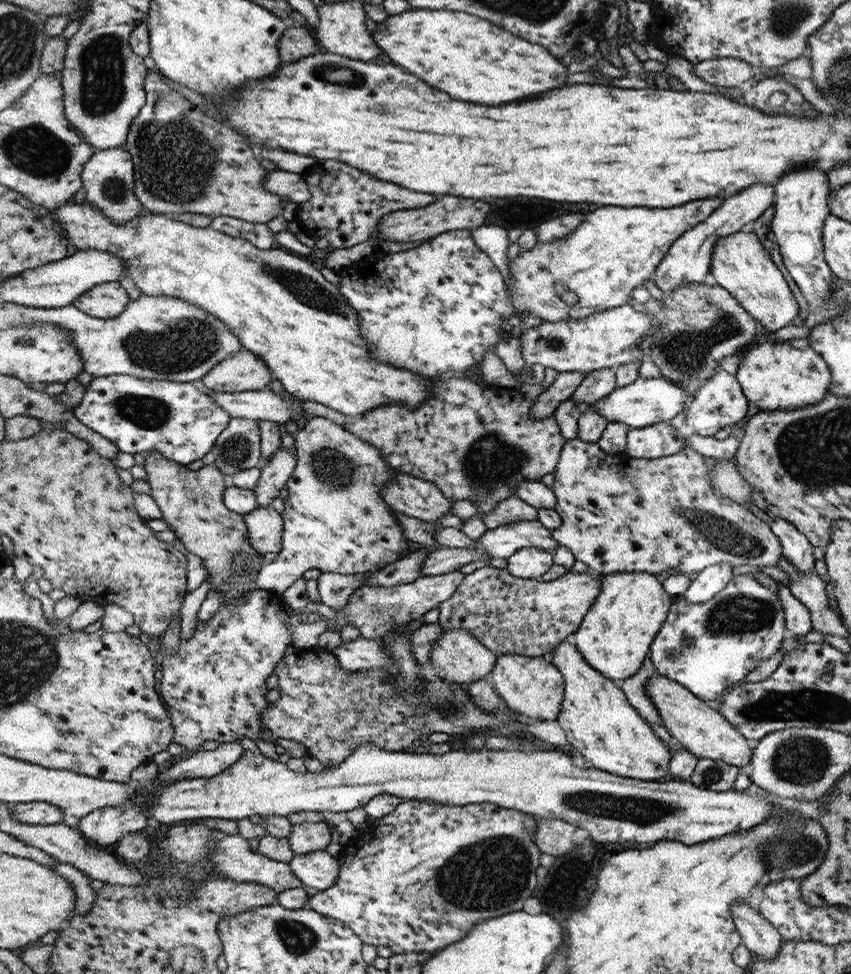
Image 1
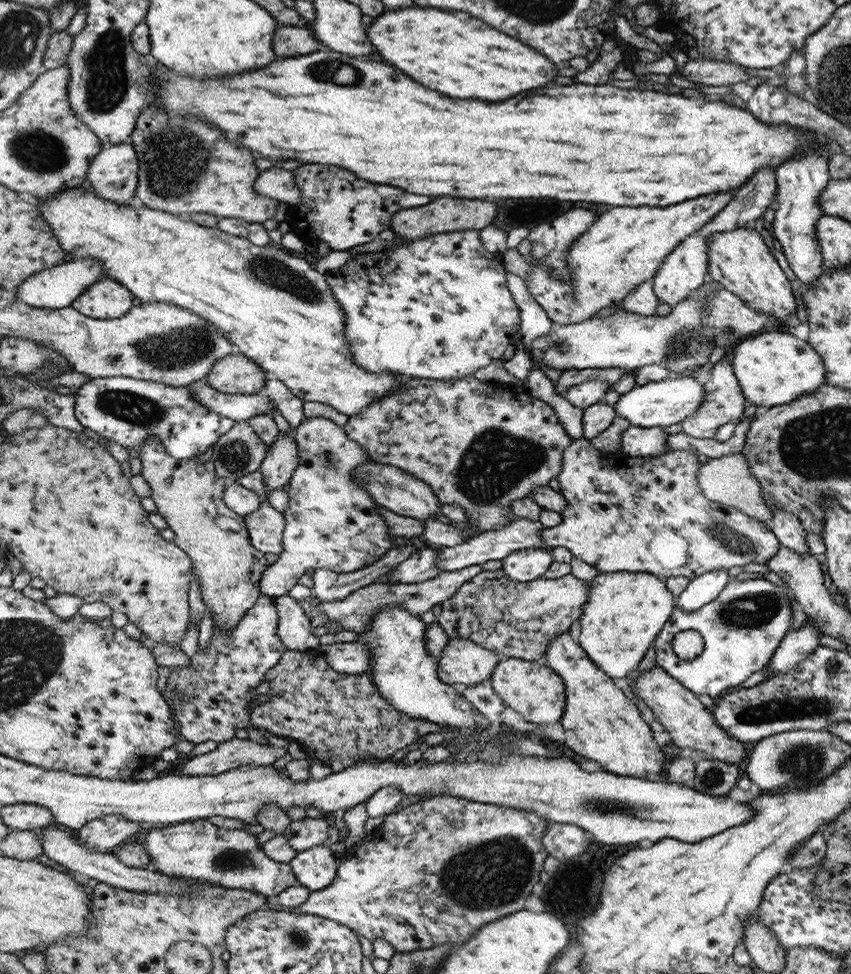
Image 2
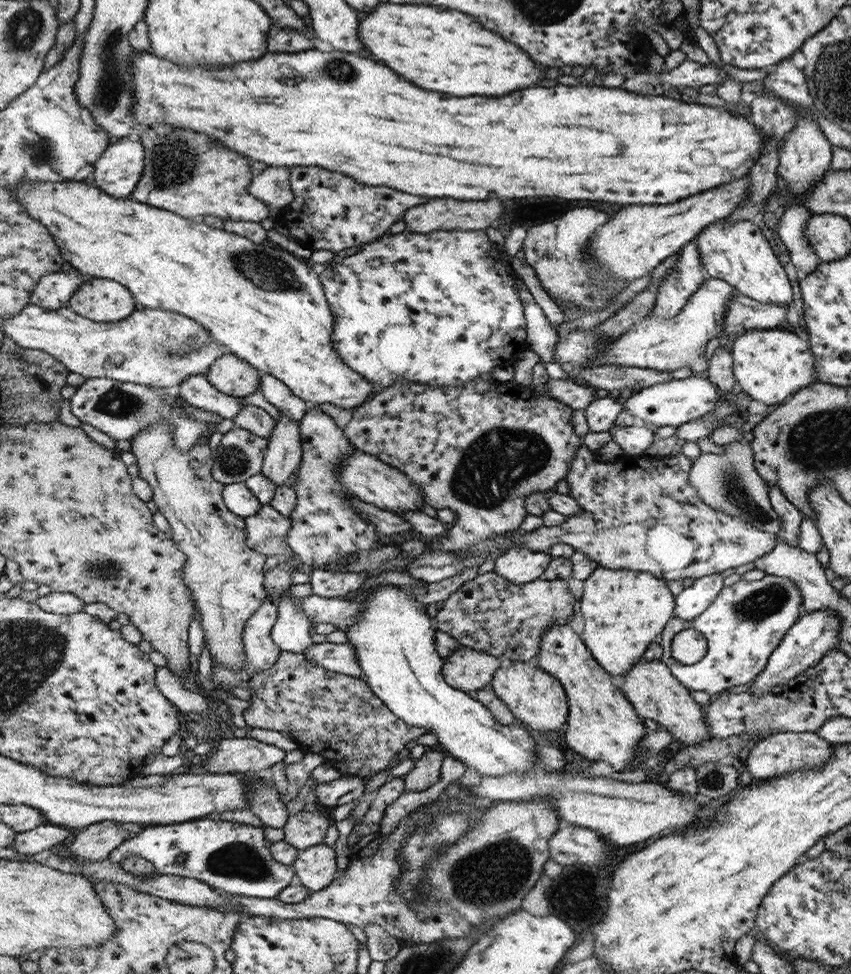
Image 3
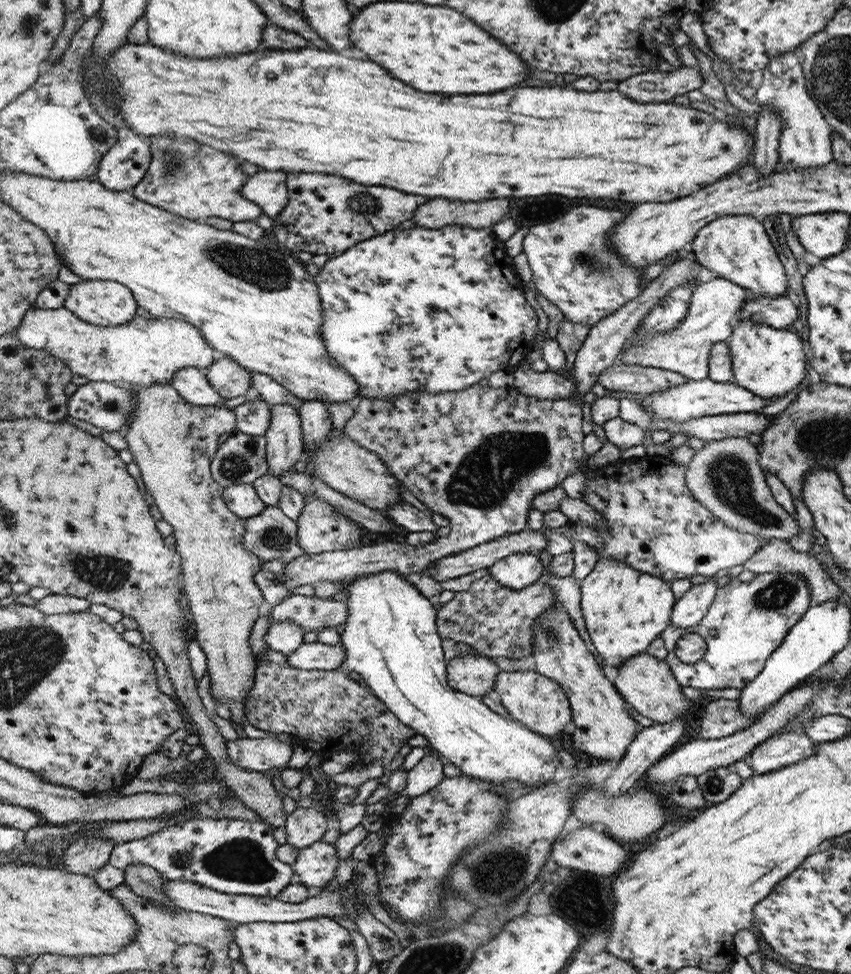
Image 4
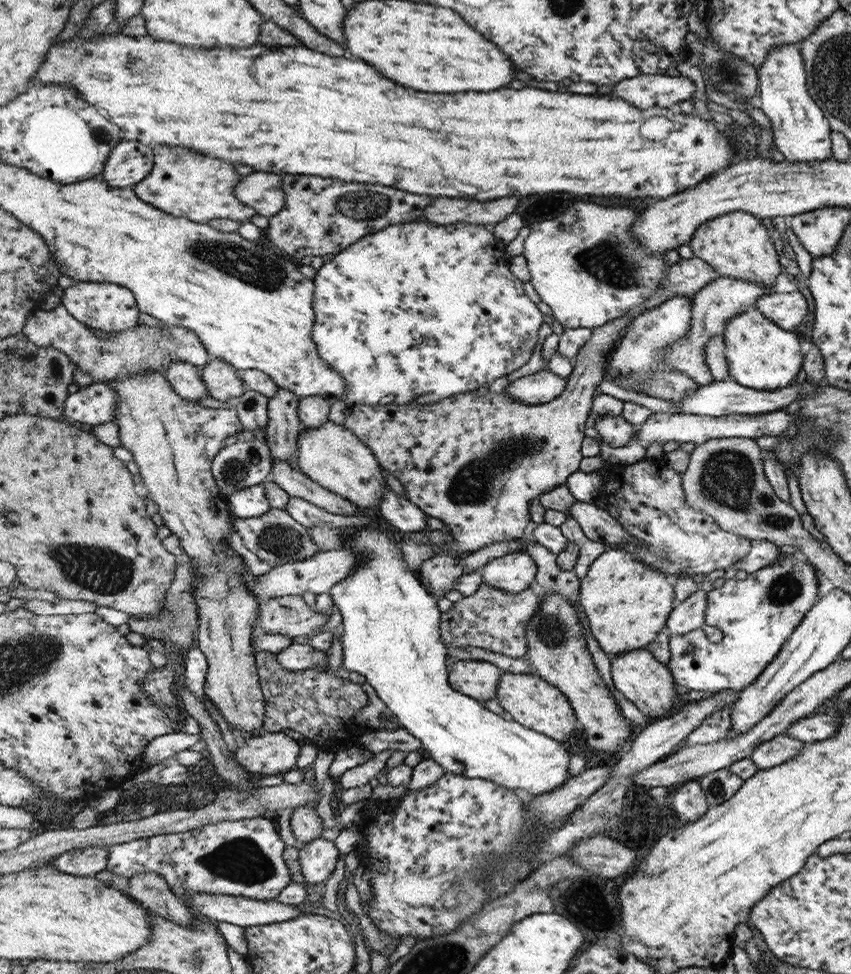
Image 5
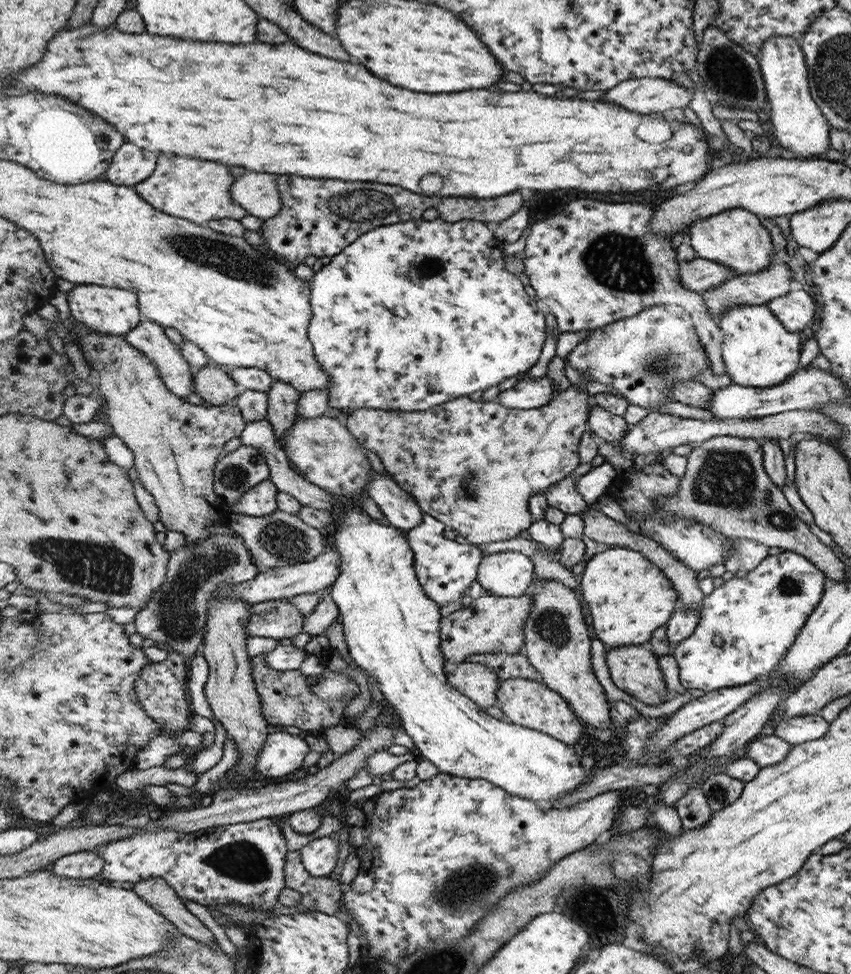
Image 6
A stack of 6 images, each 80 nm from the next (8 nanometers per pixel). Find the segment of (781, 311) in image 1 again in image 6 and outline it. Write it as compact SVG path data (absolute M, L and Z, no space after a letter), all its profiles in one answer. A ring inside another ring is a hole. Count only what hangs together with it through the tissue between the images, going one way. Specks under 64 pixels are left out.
M732 208L716 216L696 220L690 224L688 233L696 256L720 263L735 274L752 274L770 267L770 254L774 254L770 234L756 215L748 210Z

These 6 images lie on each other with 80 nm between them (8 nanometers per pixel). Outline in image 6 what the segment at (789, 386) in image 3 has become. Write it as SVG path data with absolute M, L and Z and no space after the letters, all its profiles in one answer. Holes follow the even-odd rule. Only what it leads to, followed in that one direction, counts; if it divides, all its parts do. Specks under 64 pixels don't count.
M766 305L733 306L722 312L717 321L719 328L723 329L723 361L726 365L726 376L730 377L734 384L758 388L775 387L798 371L802 340L798 334L792 334Z

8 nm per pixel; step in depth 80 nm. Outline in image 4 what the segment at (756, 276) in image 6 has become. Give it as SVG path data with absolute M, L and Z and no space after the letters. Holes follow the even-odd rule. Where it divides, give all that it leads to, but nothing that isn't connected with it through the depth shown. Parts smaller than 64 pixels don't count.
M714 277L708 282L694 286L691 305L685 319L678 327L665 334L635 334L620 351L618 363L642 365L672 372L683 373L692 380L704 380L710 374L711 350L716 343L731 338L732 321L739 316L741 308L752 293L734 281Z

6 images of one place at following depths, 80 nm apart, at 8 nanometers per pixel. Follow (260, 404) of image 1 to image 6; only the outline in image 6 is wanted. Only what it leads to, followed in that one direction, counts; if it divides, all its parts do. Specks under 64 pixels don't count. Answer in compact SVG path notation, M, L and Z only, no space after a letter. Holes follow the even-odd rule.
M145 320L124 335L124 338L128 344L147 354L159 369L164 384L176 396L184 397L195 392L193 376L196 371L191 368L175 343L168 339L162 325Z

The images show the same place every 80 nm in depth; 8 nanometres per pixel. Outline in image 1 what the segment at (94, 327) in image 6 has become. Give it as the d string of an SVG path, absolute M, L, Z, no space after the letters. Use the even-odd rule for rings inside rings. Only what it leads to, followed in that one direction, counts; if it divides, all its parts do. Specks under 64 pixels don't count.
M114 280L93 286L74 300L73 305L93 317L108 319L122 315L128 303L130 298L126 290L120 286L119 281Z

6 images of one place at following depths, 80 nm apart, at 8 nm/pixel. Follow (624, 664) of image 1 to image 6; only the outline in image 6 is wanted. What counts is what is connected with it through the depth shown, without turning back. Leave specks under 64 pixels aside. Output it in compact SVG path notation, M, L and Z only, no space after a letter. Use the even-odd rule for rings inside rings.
M628 547L600 548L587 561L587 568L579 582L584 602L589 606L594 634L602 640L606 650L631 644L648 644L653 632L660 626L665 626L679 607L679 596L663 570L647 560L642 553Z

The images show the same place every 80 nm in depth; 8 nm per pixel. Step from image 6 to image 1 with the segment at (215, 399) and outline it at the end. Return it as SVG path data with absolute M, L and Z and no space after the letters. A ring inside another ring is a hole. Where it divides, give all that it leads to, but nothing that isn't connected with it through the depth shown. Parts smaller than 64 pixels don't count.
M238 351L203 376L203 383L217 393L259 391L273 382L274 377L264 360L250 351Z

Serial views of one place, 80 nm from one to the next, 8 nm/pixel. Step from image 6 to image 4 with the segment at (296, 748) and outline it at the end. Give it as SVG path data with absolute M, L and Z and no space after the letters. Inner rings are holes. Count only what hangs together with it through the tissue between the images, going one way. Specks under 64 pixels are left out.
M243 738L227 741L229 759L247 771L267 773L272 768L284 769L292 758L288 742L273 738Z

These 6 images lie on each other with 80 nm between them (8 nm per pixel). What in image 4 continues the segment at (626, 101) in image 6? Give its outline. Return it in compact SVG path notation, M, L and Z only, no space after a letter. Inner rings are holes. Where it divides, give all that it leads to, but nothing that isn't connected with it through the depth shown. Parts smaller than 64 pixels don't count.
M681 66L672 71L649 71L632 76L618 83L624 96L632 96L636 102L666 102L675 96L699 90L704 78L699 68Z

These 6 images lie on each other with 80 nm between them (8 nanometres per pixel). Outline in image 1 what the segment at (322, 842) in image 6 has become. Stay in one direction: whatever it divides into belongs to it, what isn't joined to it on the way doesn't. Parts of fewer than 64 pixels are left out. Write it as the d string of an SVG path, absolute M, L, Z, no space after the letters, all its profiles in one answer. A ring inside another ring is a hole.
M325 850L295 854L289 864L292 872L311 892L326 890L338 880L338 860Z

